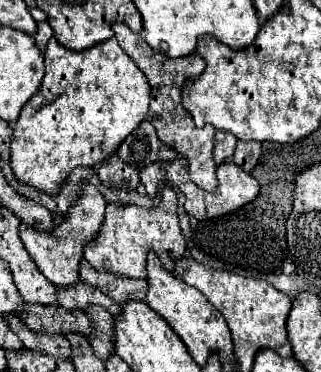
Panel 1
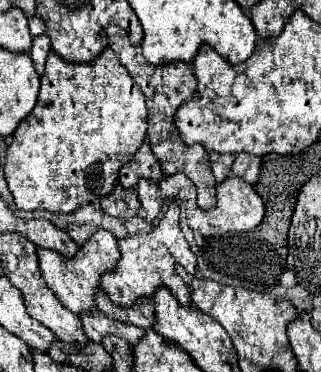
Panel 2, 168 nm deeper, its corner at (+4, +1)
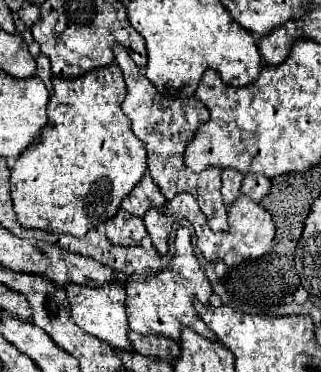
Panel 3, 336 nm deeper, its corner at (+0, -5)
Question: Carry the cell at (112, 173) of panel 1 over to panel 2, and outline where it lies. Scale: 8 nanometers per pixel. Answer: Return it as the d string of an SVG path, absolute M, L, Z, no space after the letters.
M119 184L115 190L101 198L101 208L109 216L135 216L141 210L135 190L123 190Z

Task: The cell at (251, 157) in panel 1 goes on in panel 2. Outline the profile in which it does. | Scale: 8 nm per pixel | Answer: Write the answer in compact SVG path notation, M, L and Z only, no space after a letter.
M237 154L233 162L233 176L243 178L245 182L255 186L259 178L259 168L261 168L261 158L249 154Z

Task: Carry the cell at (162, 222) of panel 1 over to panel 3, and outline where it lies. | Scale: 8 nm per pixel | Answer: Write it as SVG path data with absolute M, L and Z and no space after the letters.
M181 226L175 234L173 244L175 244L175 254L171 258L171 264L165 270L157 272L155 276L133 274L127 278L127 282L125 282L125 290L127 290L125 308L127 308L129 328L139 334L163 334L163 336L173 338L177 342L181 324L187 324L197 334L211 338L213 336L211 328L205 326L205 322L199 318L199 314L195 312L195 308L191 304L193 296L197 296L197 300L207 304L207 300L211 296L211 284L209 284L209 278L205 276L199 260L195 258L189 228Z

